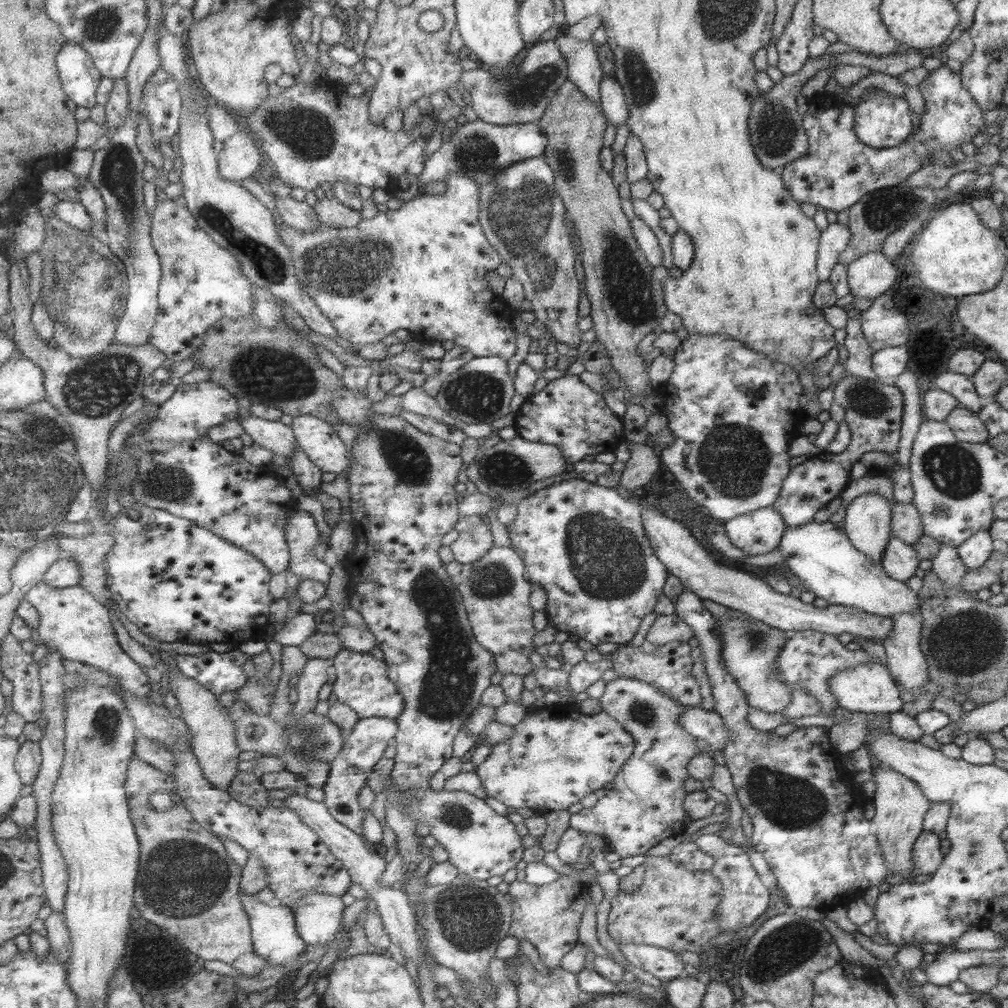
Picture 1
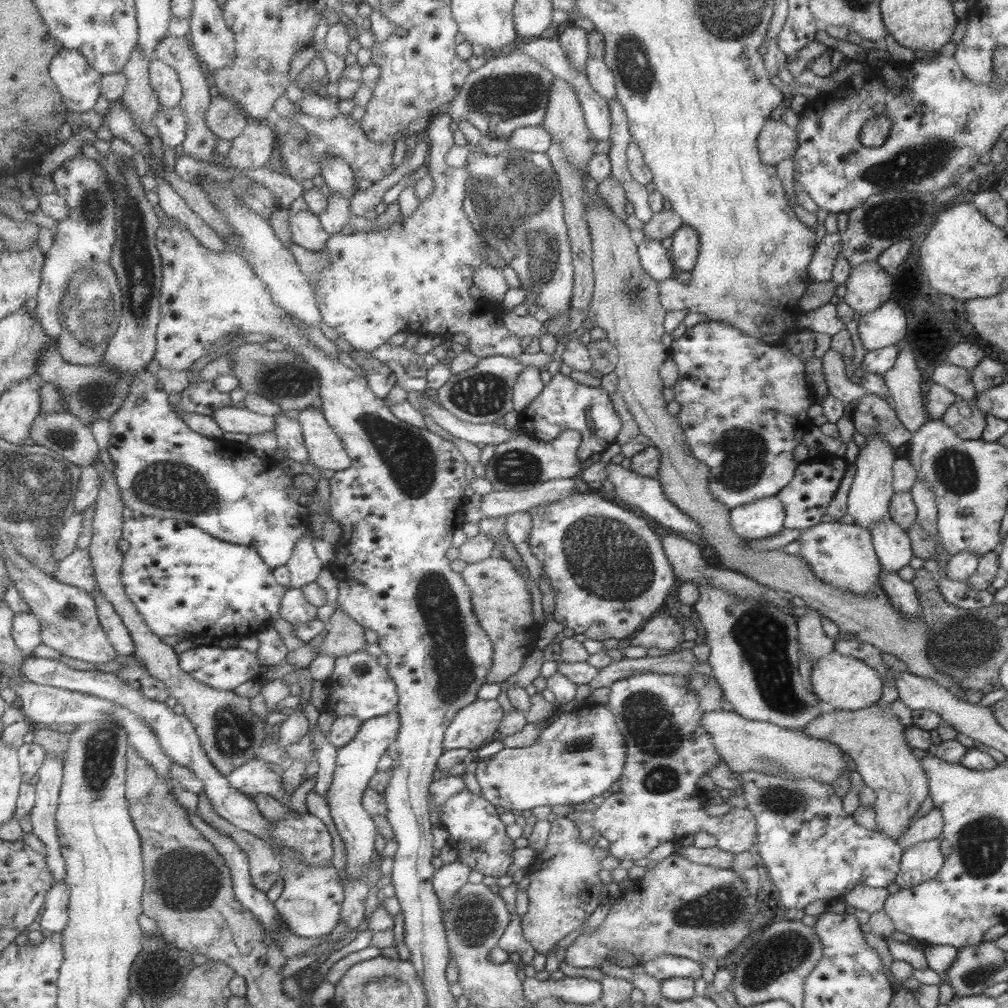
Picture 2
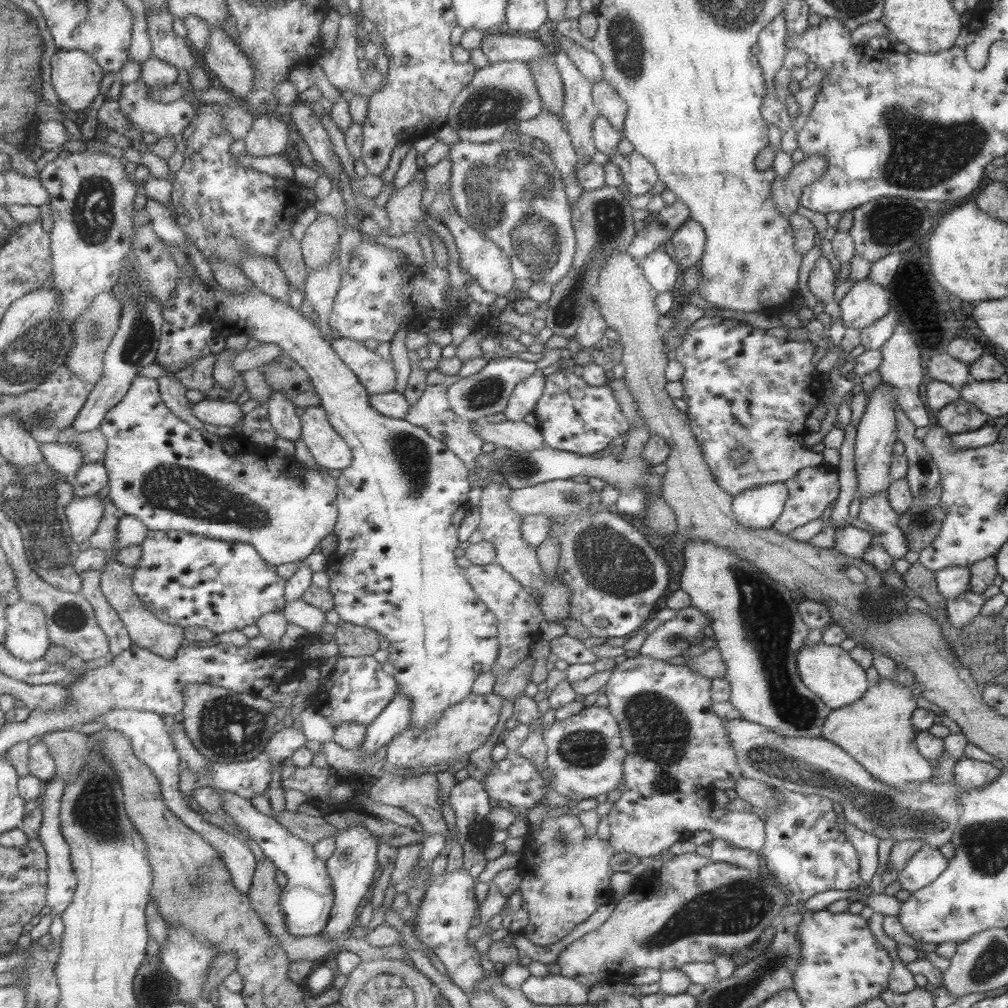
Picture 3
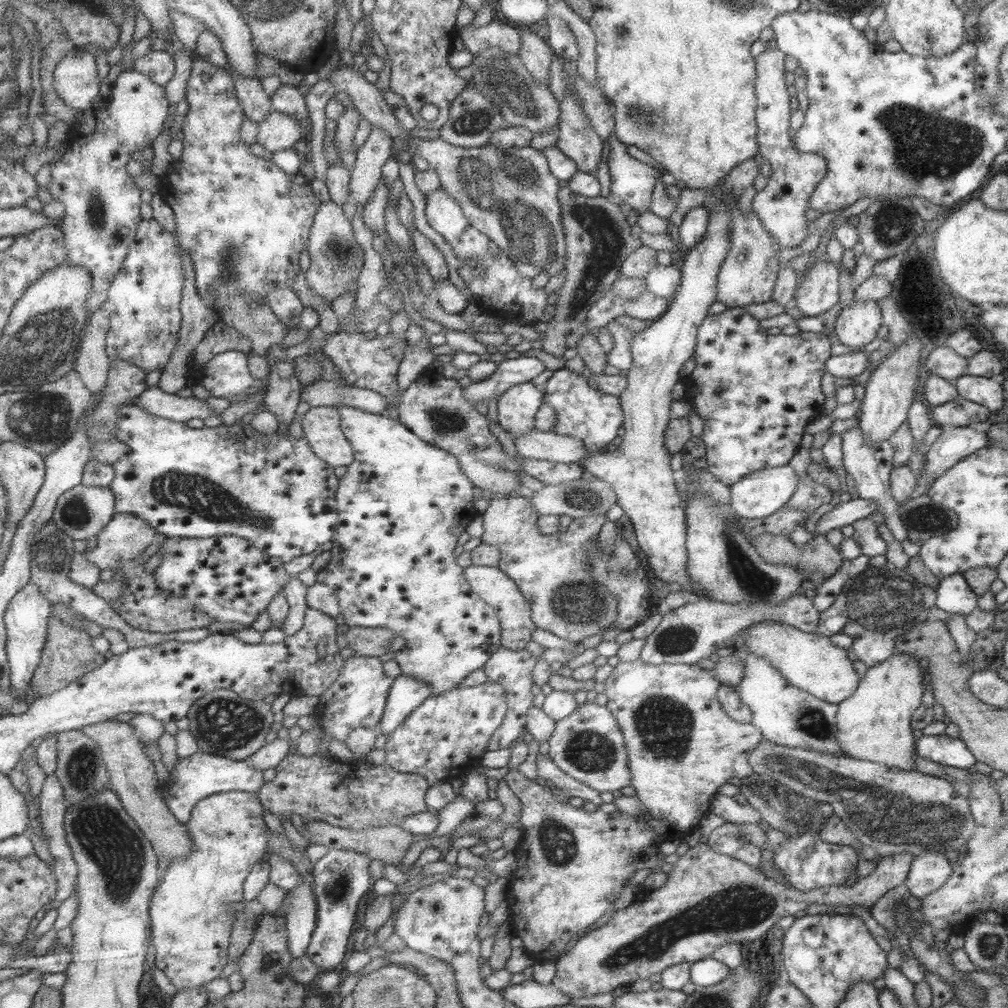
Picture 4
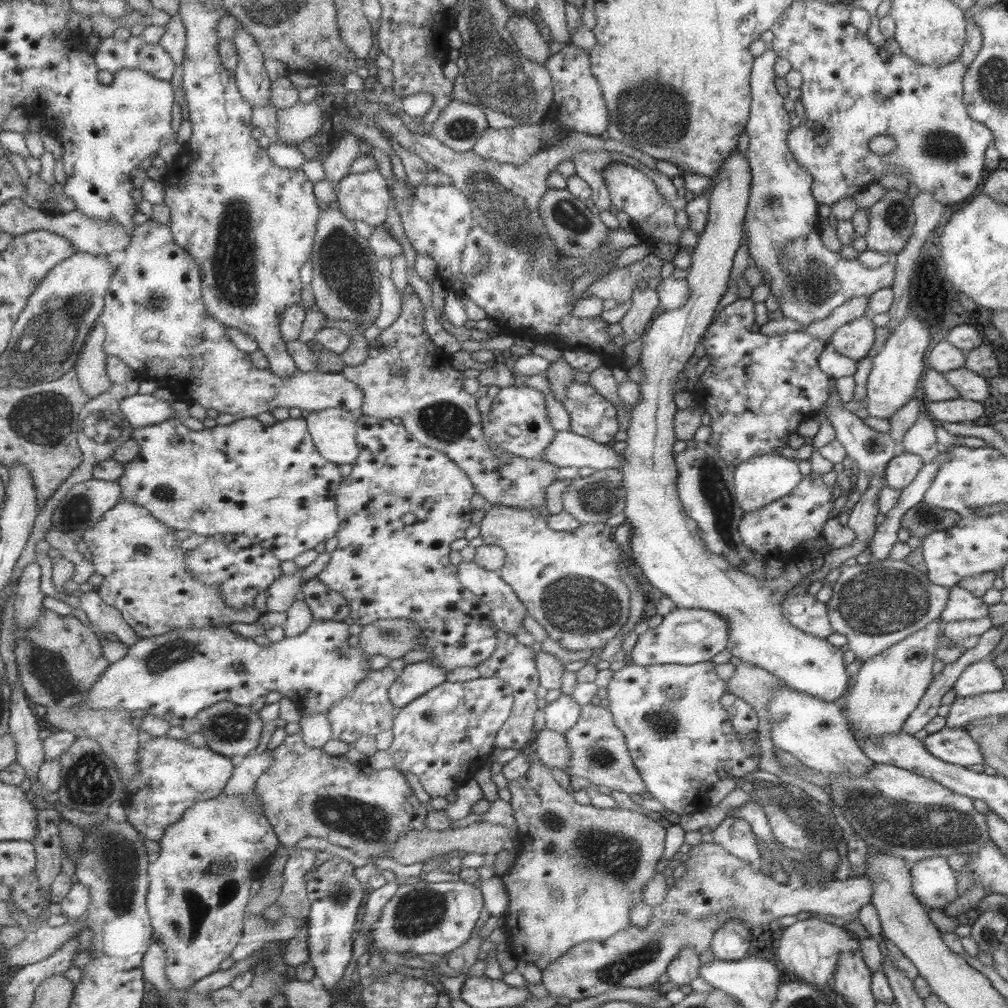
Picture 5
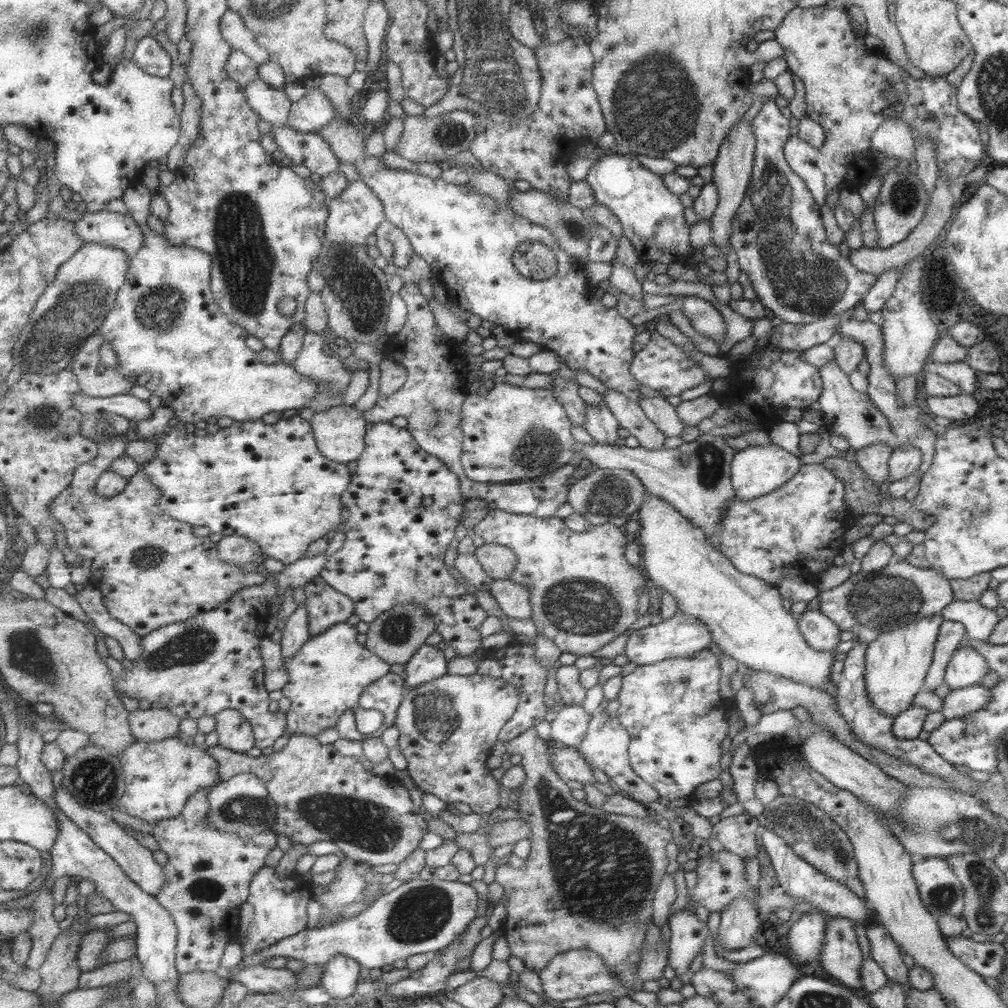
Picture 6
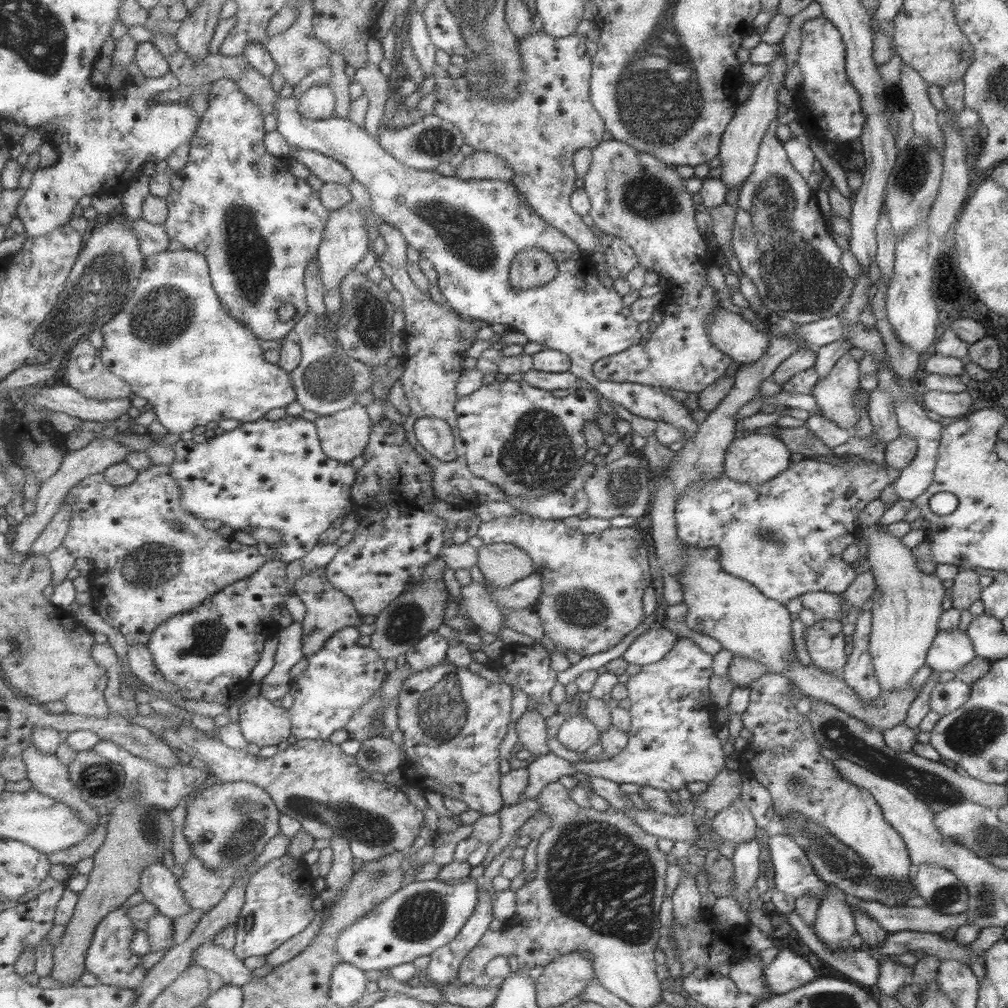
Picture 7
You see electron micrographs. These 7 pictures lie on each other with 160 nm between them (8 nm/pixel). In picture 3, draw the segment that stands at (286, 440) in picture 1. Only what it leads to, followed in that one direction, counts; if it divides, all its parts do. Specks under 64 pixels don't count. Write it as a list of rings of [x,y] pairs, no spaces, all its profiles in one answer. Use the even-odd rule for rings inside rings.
[[[205,400],[193,404],[193,414],[203,422],[217,426],[235,426],[239,420],[245,420],[241,406],[230,400]]]

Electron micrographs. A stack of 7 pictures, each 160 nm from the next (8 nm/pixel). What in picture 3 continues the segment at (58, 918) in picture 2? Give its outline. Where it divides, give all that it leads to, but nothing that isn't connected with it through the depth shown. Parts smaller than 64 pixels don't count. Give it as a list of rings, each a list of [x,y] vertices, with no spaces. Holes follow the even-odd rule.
[[[49,781],[42,794],[42,825],[40,826],[39,838],[45,845],[48,852],[49,880],[47,887],[49,895],[47,896],[47,905],[51,907],[51,916],[63,914],[67,907],[73,902],[77,888],[78,878],[72,861],[72,850],[68,840],[61,830],[61,804],[66,784],[64,782]]]

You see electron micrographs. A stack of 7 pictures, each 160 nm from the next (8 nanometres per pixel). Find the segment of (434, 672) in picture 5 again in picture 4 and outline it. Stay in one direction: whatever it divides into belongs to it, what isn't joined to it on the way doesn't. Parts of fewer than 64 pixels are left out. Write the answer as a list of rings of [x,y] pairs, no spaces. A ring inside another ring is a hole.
[[[400,674],[388,696],[388,705],[379,726],[381,734],[389,737],[404,720],[432,695],[429,683],[414,676]]]

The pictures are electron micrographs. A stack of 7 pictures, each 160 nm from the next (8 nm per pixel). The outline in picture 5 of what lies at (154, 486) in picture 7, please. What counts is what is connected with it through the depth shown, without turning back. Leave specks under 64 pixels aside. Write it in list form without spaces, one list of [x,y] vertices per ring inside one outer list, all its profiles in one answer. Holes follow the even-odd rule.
[[[127,499],[119,501],[102,519],[83,533],[83,540],[93,554],[98,574],[104,577],[97,589],[104,601],[118,608],[124,619],[141,637],[164,635],[187,626],[221,626],[234,622],[255,624],[259,614],[267,614],[269,589],[256,598],[254,610],[241,614],[227,604],[217,585],[199,582],[187,572],[187,552],[177,540],[177,529],[161,522],[148,508]]]

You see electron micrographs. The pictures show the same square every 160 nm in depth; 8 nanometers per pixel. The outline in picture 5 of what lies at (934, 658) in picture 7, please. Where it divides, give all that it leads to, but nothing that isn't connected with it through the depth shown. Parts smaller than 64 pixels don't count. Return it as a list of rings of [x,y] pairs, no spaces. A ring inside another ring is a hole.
[[[989,658],[970,662],[952,684],[956,696],[966,697],[1003,688],[1004,678]]]

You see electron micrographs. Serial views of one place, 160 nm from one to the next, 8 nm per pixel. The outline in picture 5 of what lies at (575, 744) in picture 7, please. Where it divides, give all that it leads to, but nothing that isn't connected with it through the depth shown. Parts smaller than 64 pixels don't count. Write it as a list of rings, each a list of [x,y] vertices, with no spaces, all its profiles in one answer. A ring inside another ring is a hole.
[[[561,694],[546,705],[544,712],[546,728],[567,734],[580,719],[581,706],[573,700],[572,696]]]

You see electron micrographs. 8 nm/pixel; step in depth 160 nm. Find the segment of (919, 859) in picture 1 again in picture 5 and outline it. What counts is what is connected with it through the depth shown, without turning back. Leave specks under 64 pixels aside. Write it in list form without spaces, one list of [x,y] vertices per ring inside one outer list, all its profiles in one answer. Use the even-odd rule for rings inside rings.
[[[943,856],[925,857],[908,869],[911,892],[925,908],[944,910],[957,898],[956,872]]]

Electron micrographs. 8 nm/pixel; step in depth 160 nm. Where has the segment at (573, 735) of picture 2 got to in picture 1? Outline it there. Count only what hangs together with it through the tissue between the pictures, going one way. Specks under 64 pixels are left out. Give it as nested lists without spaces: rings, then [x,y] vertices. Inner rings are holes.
[[[548,705],[529,711],[523,722],[514,728],[516,732],[511,739],[493,746],[487,761],[475,770],[485,784],[487,795],[512,810],[524,807],[546,812],[567,810],[595,790],[602,789],[607,782],[615,780],[617,772],[635,750],[632,735],[620,721],[603,711],[586,715],[576,711],[574,706]]]

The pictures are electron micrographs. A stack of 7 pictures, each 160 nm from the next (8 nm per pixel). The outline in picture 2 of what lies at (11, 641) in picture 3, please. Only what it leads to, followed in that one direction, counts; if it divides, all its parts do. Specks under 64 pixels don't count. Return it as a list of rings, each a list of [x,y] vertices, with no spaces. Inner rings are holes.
[[[31,611],[17,613],[14,619],[13,636],[17,646],[24,652],[24,656],[32,657],[35,648],[44,644],[39,617]]]

